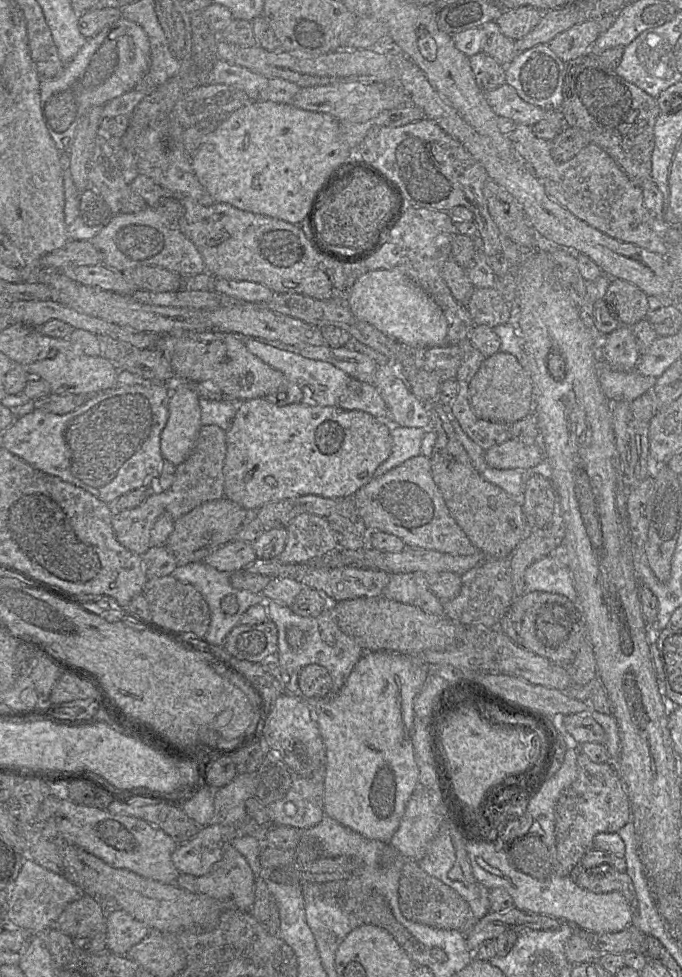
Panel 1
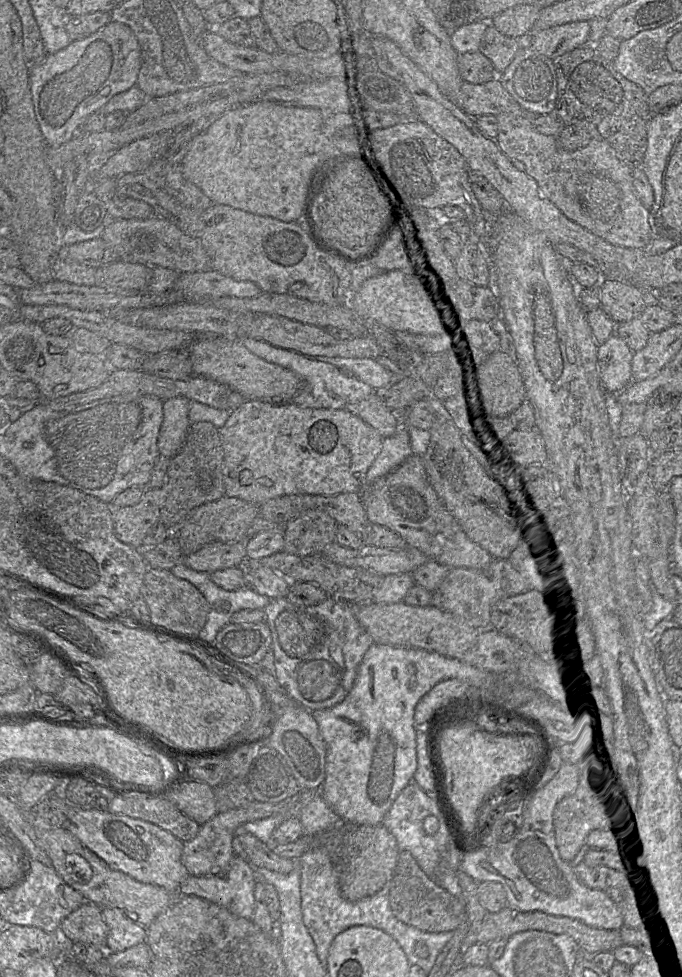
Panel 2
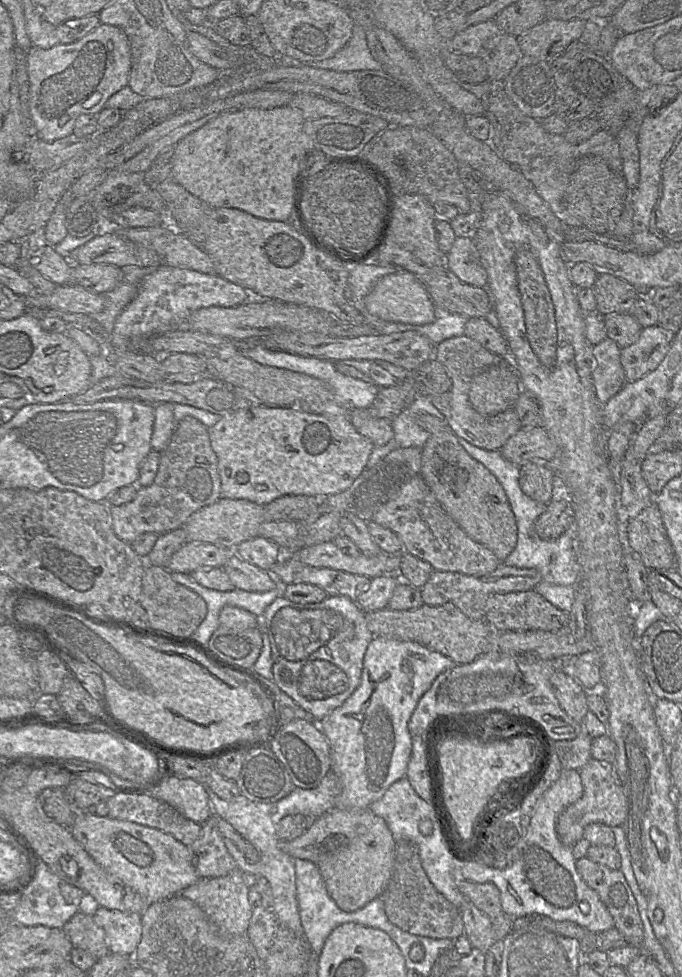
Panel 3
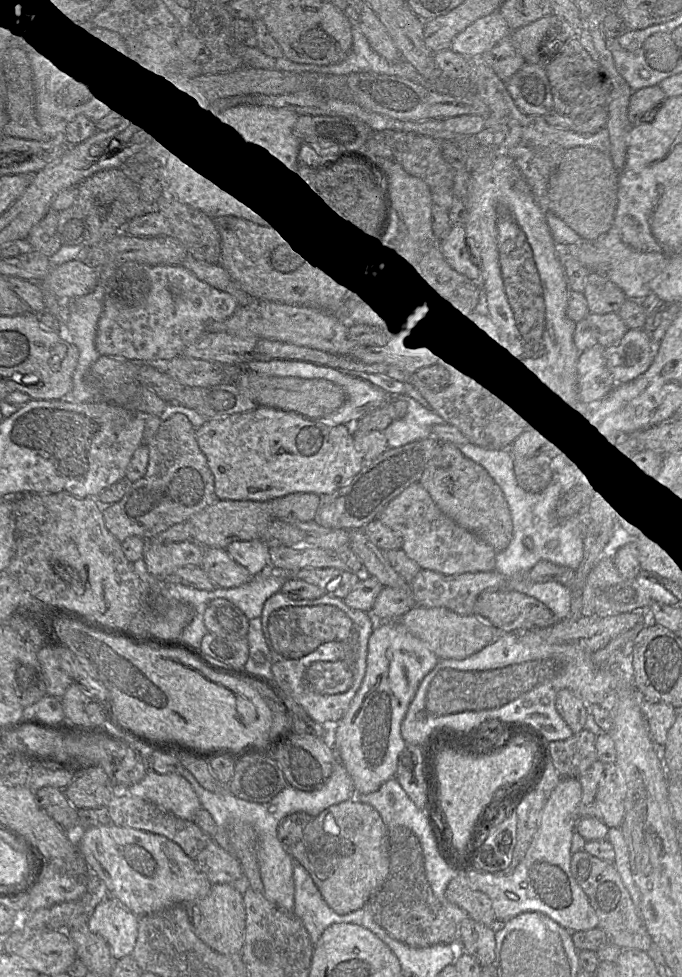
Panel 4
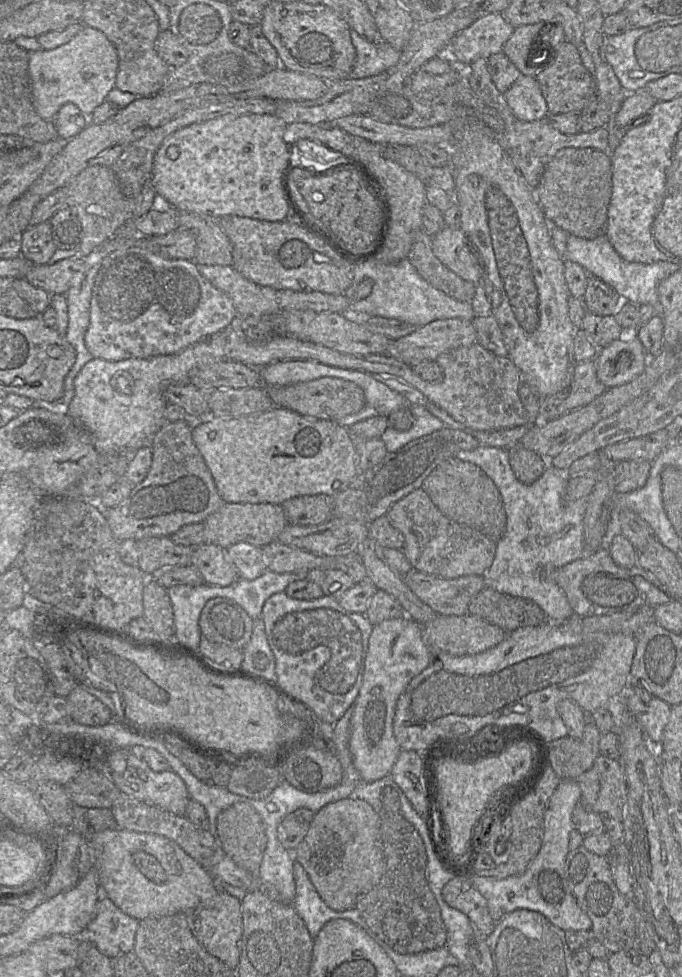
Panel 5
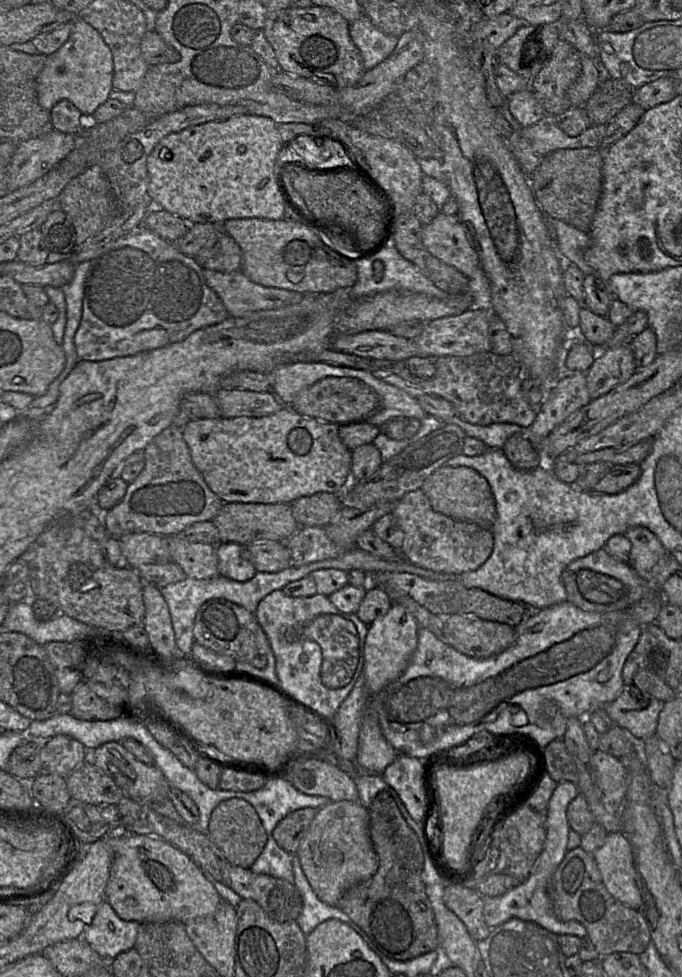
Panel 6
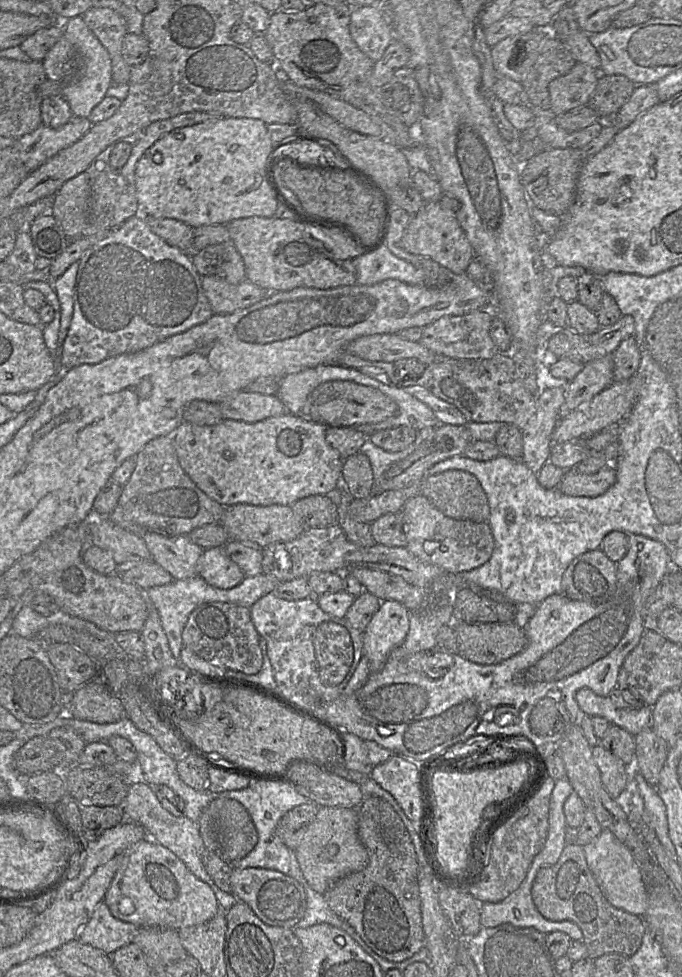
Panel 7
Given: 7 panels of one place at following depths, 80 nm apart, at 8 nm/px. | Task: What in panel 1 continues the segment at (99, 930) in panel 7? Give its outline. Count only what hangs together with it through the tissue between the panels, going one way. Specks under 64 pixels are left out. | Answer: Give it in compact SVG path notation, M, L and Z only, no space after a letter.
M113 909L106 914L106 949L116 955L126 955L149 932L148 926L122 909Z

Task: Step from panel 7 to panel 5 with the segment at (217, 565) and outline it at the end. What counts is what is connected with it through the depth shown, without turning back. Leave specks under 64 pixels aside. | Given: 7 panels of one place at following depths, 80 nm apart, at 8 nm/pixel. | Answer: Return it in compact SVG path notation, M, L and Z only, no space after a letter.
M238 542L225 549L227 556L238 571L239 578L252 580L265 570L262 548Z

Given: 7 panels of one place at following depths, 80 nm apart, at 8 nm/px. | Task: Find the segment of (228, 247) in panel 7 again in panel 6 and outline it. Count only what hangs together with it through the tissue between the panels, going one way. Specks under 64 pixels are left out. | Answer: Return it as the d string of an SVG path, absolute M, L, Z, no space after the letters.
M221 231L215 243L202 248L194 258L202 269L229 273L241 270L243 253L235 240Z

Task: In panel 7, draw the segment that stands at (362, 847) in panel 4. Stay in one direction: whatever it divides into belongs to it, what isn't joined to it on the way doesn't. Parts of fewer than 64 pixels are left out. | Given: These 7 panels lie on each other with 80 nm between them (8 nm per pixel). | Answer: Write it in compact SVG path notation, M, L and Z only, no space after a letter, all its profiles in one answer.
M319 807L295 853L308 884L322 895L337 880L363 870L368 864L368 853L358 837L357 808Z

